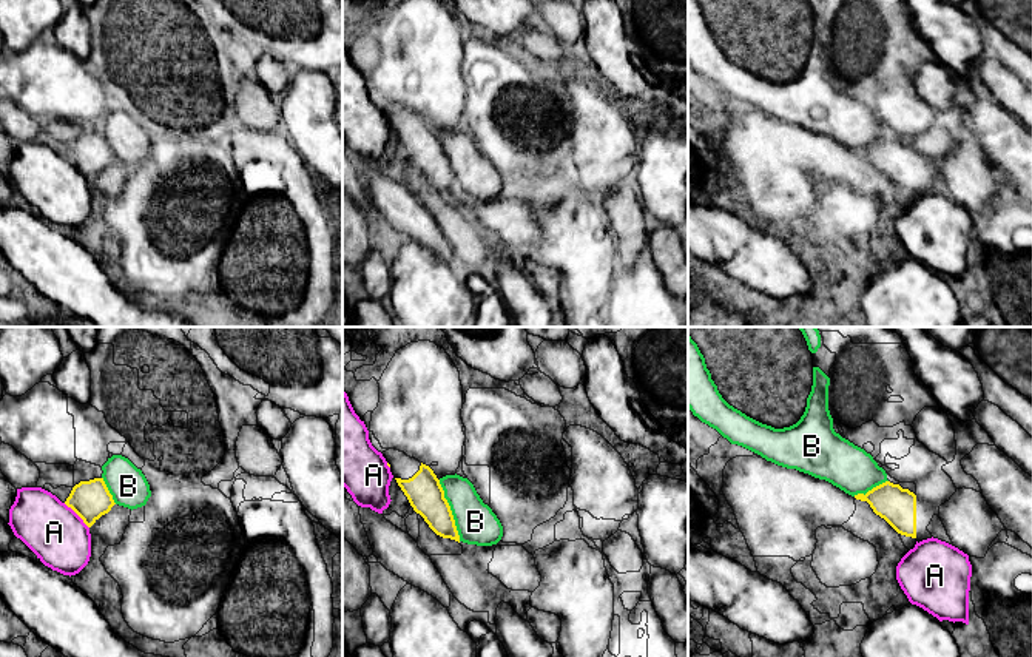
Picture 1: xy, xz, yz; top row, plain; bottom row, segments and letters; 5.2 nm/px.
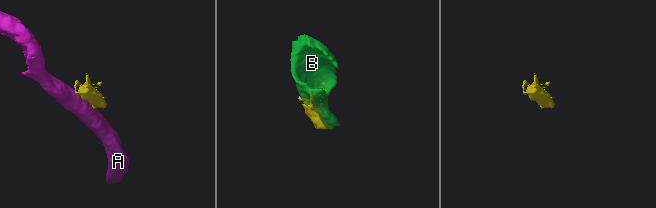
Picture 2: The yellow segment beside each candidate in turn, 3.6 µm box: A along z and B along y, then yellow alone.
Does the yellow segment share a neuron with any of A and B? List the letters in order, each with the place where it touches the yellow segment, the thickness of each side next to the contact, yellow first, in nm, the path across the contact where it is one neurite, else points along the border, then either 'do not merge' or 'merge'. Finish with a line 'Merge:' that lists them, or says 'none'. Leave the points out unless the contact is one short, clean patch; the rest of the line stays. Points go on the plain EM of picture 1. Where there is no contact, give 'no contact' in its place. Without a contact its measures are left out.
A: contact xy (77, 168); calibres 200 and 300 nm; do not merge
B: contact xz (451, 165); calibres 190 and 200 nm; do not merge
Merge: none

